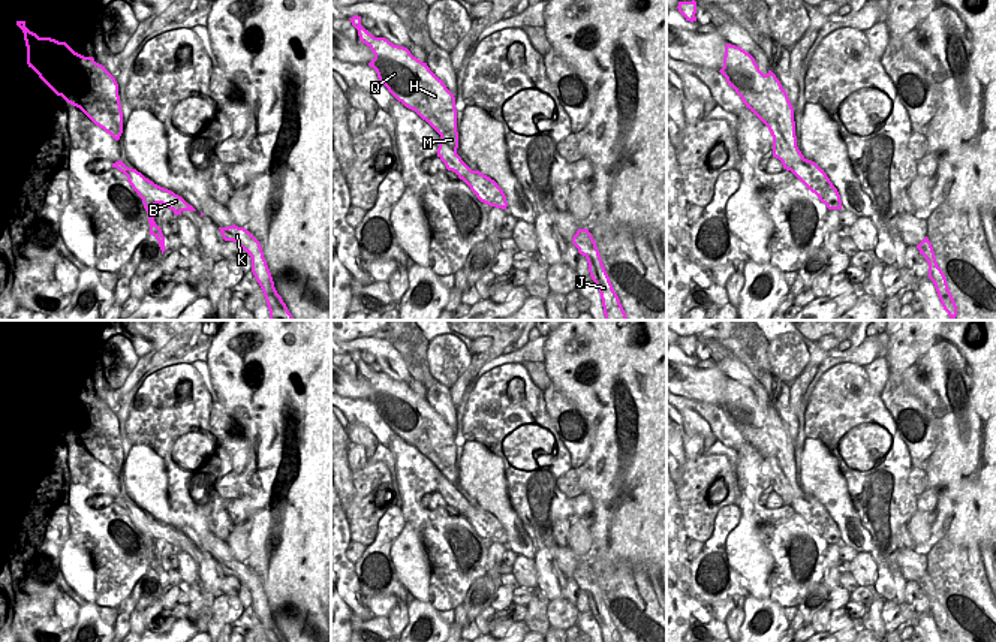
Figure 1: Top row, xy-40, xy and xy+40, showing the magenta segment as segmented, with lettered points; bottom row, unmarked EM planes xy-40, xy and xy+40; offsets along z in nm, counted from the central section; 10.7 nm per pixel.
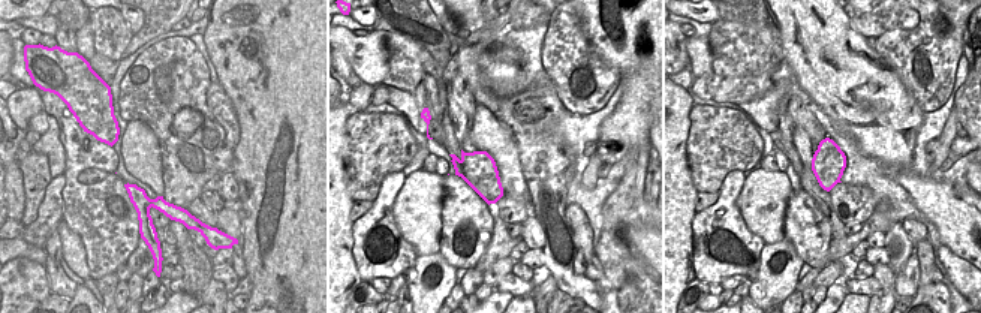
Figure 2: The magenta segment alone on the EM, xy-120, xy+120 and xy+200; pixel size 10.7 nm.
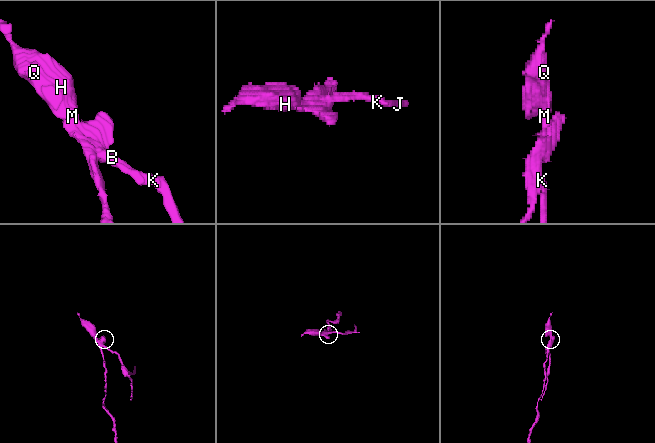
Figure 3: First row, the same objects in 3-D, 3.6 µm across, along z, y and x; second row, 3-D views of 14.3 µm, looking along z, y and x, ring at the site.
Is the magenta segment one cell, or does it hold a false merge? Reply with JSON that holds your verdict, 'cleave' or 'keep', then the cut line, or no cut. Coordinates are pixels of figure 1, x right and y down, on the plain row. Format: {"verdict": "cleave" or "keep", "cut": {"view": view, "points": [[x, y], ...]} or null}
{"verdict": "cleave", "cut": {"view": "xy+40", "points": [[793, 506], [803, 500], [817, 511], [823, 521], [831, 521]]}}

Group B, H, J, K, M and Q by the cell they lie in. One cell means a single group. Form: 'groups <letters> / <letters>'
groups B J K / H M Q

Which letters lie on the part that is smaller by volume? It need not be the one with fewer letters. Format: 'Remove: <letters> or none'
Remove: B, J, K

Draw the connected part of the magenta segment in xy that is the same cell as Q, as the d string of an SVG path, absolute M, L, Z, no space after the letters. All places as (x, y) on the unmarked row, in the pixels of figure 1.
M361 352L349 353L358 365L359 376L374 389L368 398L377 409L379 416L406 443L415 446L439 470L437 492L448 506L458 509L464 500L457 489L457 444L455 432L427 401L404 382L391 379L385 373L374 373L361 361Z

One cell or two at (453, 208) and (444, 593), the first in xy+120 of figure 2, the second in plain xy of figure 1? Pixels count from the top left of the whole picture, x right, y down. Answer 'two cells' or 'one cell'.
one cell

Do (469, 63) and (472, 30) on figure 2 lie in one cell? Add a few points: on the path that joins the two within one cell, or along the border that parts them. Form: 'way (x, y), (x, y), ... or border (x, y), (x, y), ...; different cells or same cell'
border (463, 45), (484, 59), (483, 72); different cells

